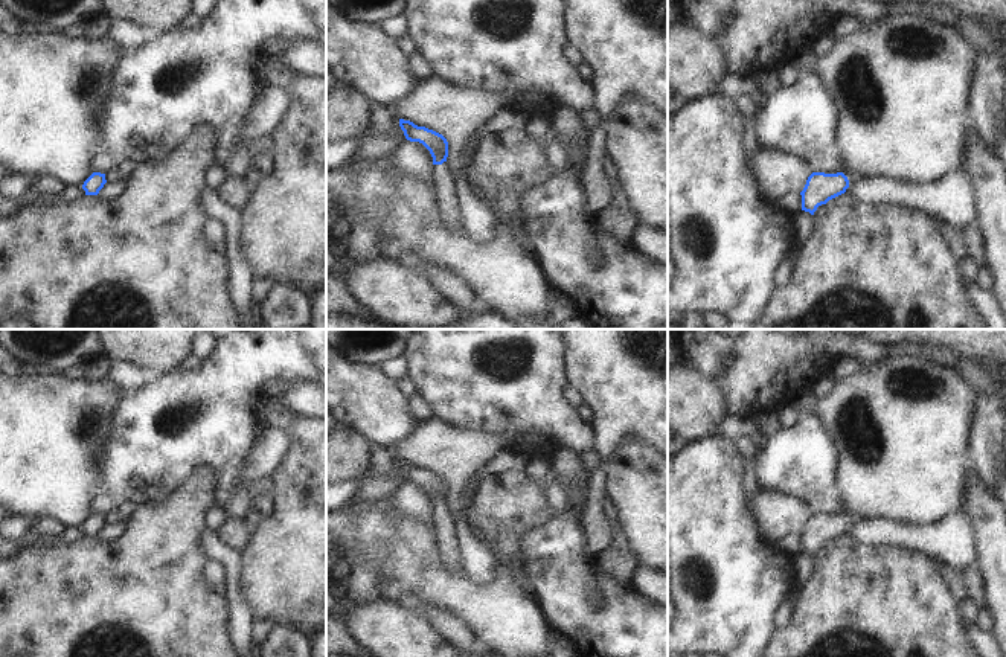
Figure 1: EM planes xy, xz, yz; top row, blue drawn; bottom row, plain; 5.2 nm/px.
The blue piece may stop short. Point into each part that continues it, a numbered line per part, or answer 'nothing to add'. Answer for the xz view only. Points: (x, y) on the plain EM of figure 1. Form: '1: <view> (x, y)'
1: xz (444, 525)

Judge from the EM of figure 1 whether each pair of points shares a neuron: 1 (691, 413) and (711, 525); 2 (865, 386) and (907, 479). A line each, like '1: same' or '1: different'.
1: different
2: same

